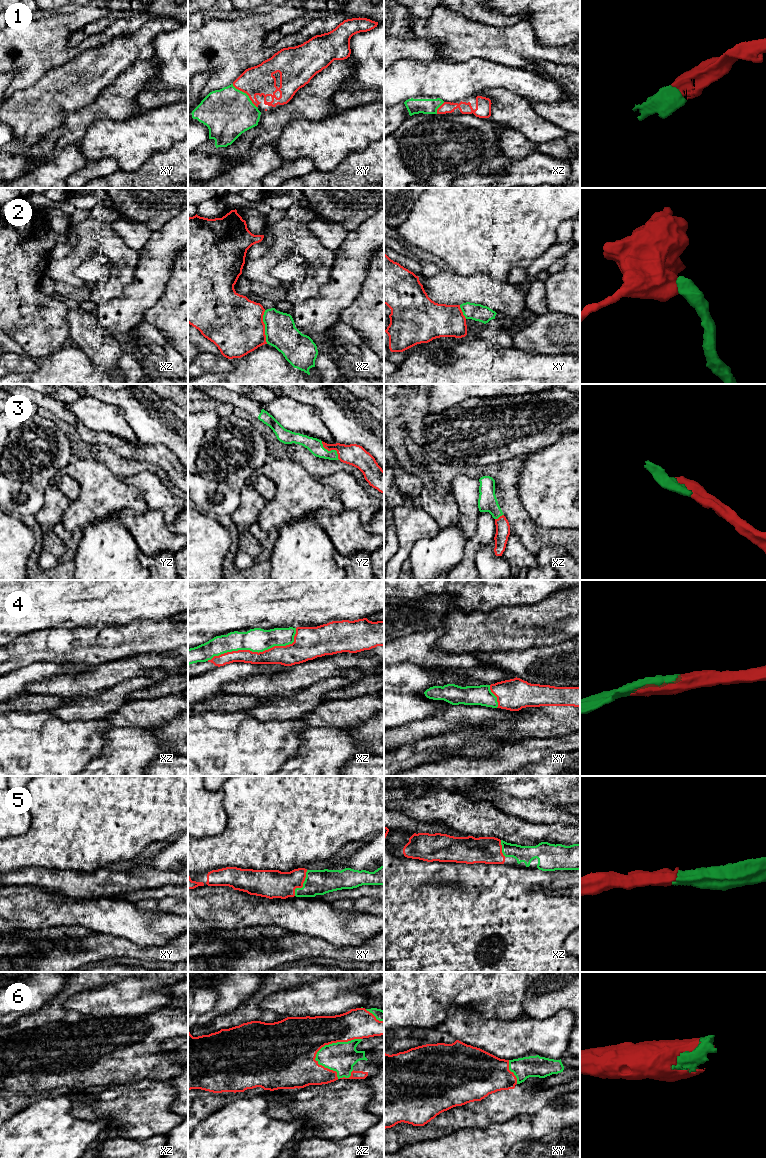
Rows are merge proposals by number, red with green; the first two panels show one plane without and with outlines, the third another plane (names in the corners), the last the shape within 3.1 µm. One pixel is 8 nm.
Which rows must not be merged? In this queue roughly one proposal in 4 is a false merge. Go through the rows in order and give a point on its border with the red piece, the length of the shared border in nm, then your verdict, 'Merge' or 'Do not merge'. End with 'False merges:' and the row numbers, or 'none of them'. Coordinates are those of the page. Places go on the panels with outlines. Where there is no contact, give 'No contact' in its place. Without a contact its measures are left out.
1: Touches red at xy (246, 93). Shared border 280 nm. Merge
2: Touches red at xz (264, 327). Shared border 280 nm. Do not merge
3: Touches red at yz (331, 449). Shared border 220 nm. Merge
4: Touches red at xz (256, 652). Shared border 750 nm. Merge
5: Touches red at xy (302, 885). Shared border 240 nm. Merge
6: Touches red at xz (335, 1042). Shared border 420 nm. Merge
False merges: 2

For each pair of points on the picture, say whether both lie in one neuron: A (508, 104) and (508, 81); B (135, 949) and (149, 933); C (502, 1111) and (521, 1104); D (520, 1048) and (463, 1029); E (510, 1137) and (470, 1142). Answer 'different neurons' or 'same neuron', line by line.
A: different neurons
B: different neurons
C: same neuron
D: same neuron
E: same neuron

